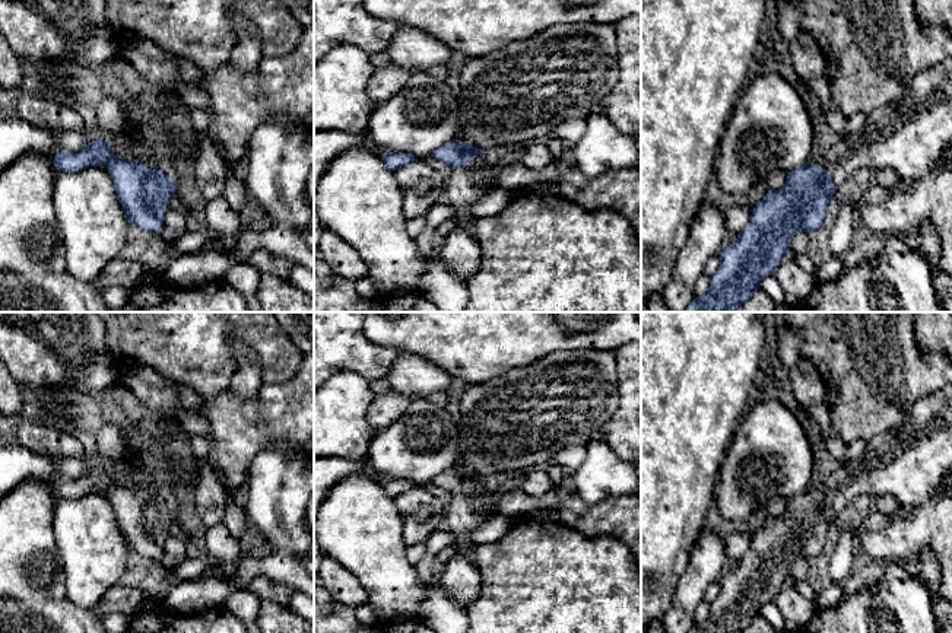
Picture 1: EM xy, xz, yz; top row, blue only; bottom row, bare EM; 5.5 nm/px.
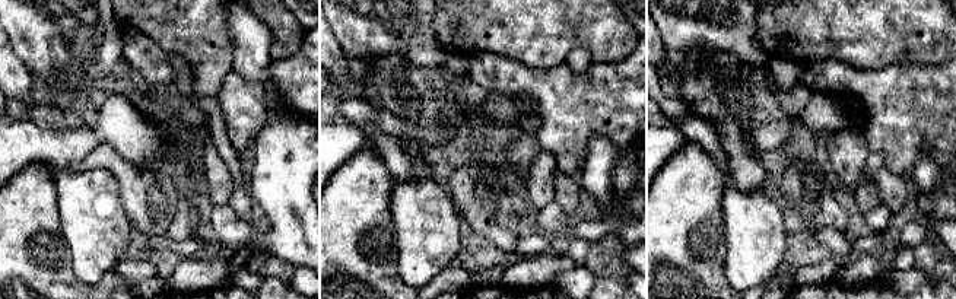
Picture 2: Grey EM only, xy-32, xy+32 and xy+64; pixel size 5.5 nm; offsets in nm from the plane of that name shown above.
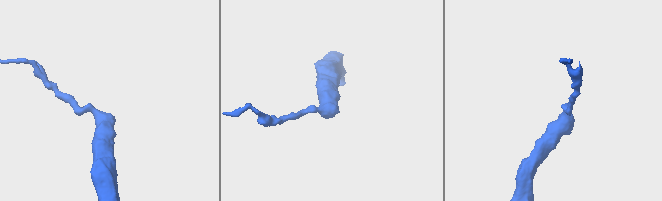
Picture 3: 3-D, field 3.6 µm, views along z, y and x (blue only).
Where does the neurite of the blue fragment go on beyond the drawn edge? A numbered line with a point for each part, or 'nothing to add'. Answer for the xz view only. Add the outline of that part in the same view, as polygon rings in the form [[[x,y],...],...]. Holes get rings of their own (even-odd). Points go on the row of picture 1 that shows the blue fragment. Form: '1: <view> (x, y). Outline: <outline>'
1: xz (460, 253). Outline: [[[483,155],[466,166],[451,169],[445,182],[447,204],[453,209],[442,246],[437,251],[447,271],[467,281],[480,267],[480,246],[472,235],[476,217],[472,206],[496,187],[492,165]]]

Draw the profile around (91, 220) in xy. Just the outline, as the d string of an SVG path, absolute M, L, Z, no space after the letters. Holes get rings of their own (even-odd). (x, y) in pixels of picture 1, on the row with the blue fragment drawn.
M101 166L76 172L55 169L54 211L64 242L64 261L79 281L93 281L126 245L127 219L115 194L114 182Z

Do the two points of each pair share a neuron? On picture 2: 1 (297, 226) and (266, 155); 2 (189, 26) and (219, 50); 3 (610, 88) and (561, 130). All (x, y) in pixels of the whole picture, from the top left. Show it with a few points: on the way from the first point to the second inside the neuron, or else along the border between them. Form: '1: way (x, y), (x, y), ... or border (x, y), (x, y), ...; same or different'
1: way (289, 209), (283, 188), (283, 172); same
2: way (196, 32), (212, 48); same
3: way (599, 99), (587, 104), (572, 118); same

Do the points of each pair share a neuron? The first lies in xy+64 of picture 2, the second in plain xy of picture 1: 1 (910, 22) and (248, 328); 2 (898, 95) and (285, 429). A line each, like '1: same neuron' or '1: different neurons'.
1: same neuron
2: same neuron

